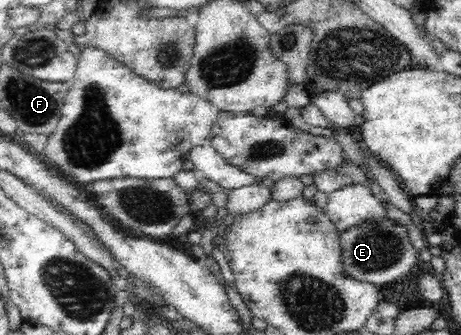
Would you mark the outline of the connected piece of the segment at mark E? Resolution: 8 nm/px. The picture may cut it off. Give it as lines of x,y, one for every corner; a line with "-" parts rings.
390,218
380,221
371,219
338,231
338,234
342,275
375,284
380,288
407,275
418,262
419,250
422,248
422,244
415,244
410,240
408,230
404,226
398,225

